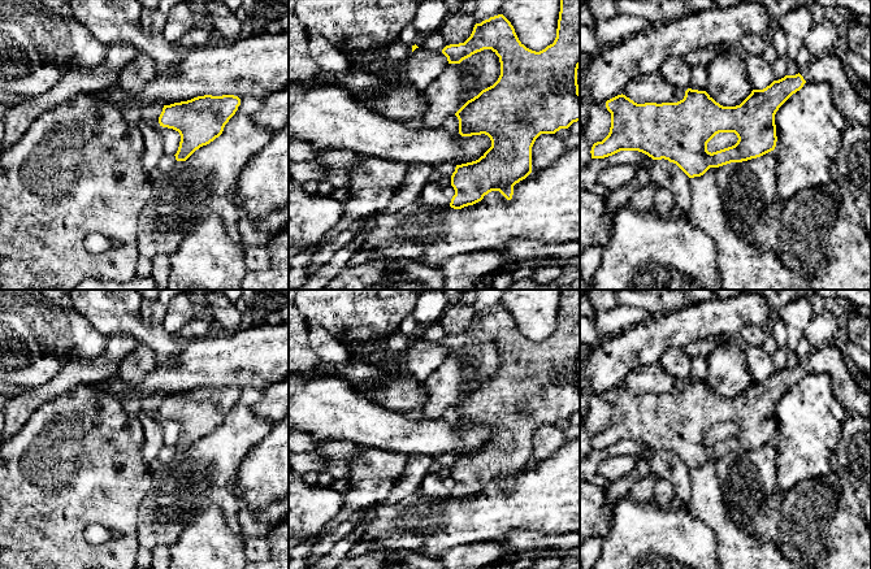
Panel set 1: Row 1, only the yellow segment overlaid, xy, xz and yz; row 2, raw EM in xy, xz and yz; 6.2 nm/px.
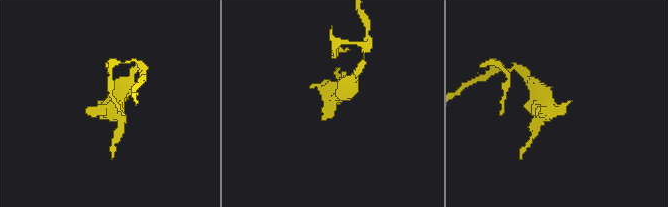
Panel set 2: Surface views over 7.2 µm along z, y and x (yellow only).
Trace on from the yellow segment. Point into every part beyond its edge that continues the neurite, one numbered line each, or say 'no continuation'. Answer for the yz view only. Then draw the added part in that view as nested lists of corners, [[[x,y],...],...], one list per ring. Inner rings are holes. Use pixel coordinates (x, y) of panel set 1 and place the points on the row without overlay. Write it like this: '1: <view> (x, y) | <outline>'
1: yz (828, 359) | [[[827,342],[812,348],[809,356],[800,361],[806,373],[824,373],[831,379],[831,387],[837,399],[849,413],[871,417],[871,394],[862,390],[850,374],[842,346]]]

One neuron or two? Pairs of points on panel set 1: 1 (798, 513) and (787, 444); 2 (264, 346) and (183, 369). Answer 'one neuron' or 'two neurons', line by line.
1: two neurons
2: one neuron

